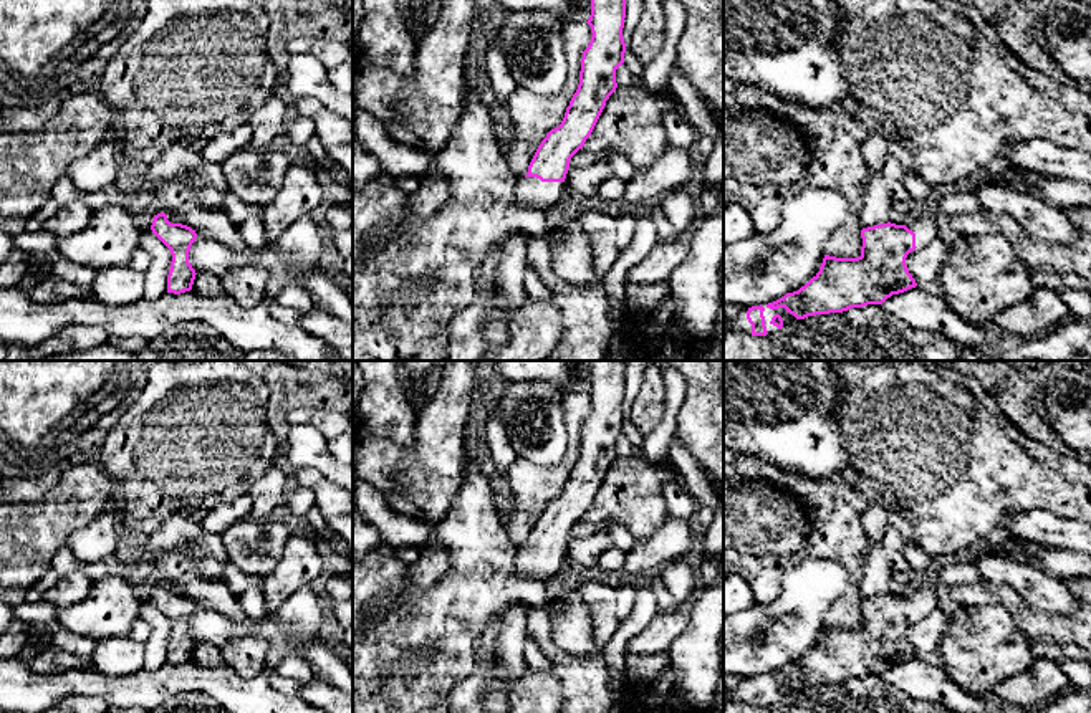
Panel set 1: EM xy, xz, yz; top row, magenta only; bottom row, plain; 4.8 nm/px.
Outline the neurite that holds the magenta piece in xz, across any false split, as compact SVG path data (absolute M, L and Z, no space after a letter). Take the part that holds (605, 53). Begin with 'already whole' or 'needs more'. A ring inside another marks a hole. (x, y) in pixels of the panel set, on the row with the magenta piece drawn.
needs more | M591 0L591 41L583 51L579 84L561 124L538 146L525 177L517 182L517 202L548 208L565 190L571 157L591 136L609 96L616 91L616 69L624 63L622 38L626 0Z

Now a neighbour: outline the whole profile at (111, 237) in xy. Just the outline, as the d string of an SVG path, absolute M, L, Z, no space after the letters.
M121 205L93 210L89 223L78 233L56 242L58 251L93 270L127 266L141 246L141 232L134 215Z

